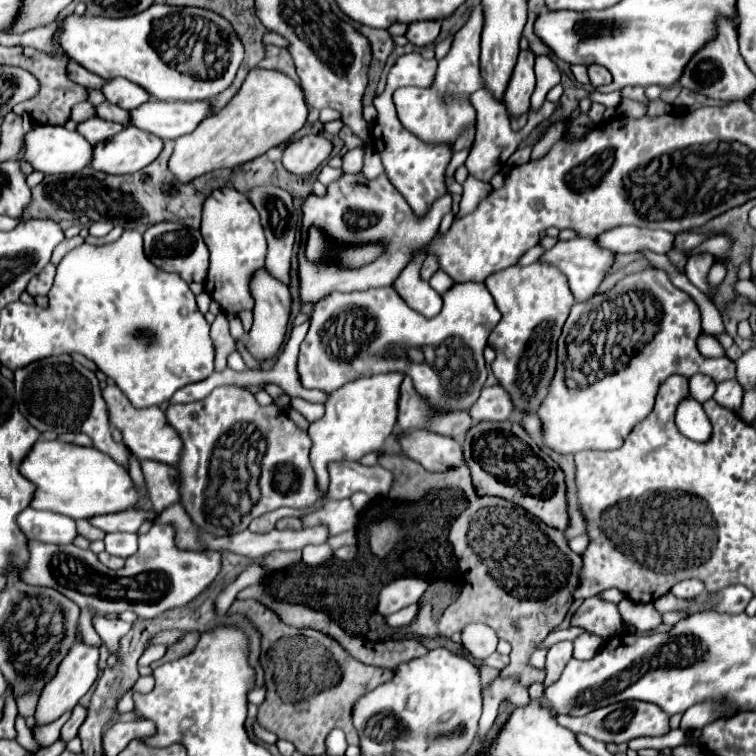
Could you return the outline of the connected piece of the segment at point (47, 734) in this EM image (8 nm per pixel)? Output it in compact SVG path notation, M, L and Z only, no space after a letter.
M71 711L66 712L60 719L48 723L48 725L38 725L36 729L32 729L32 735L34 735L36 743L40 745L40 749L50 747L54 741L60 739L60 729L62 729L62 725L68 721L70 715Z

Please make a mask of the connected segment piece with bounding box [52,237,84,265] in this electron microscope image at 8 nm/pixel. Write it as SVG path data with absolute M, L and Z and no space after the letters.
M82 237L64 239L64 241L54 249L54 253L52 253L52 263L54 263L54 265L58 265L58 261L60 261L66 253L70 253L74 247L78 247L78 245L82 245L82 243L84 243L84 239L82 239Z

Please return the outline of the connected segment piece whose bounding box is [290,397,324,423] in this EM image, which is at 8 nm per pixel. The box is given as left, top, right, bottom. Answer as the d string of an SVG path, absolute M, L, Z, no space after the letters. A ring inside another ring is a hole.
M294 397L294 399L290 399L290 405L294 409L298 409L310 423L316 421L316 419L320 419L324 415L324 405L322 403L310 403L310 401L304 401L304 399Z

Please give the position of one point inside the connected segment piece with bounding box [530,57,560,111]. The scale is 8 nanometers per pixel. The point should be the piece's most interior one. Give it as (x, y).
(547, 74)

